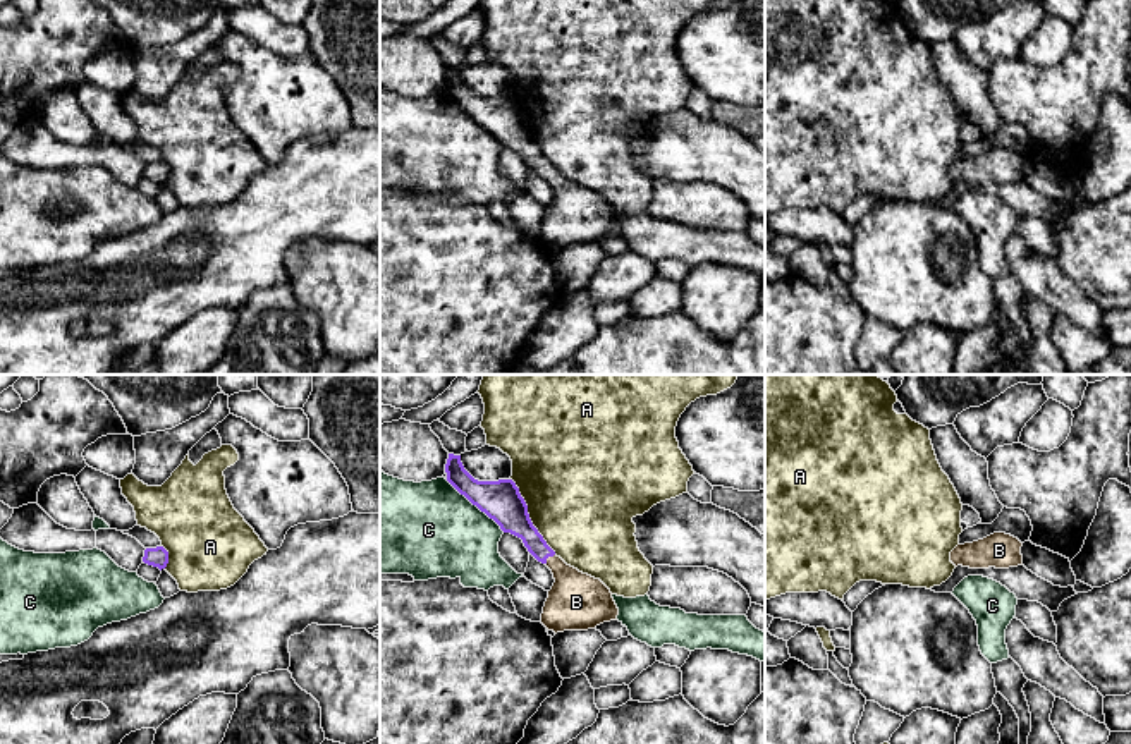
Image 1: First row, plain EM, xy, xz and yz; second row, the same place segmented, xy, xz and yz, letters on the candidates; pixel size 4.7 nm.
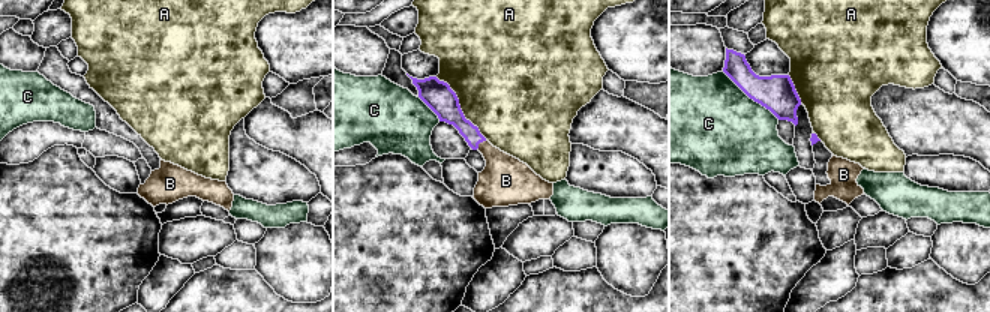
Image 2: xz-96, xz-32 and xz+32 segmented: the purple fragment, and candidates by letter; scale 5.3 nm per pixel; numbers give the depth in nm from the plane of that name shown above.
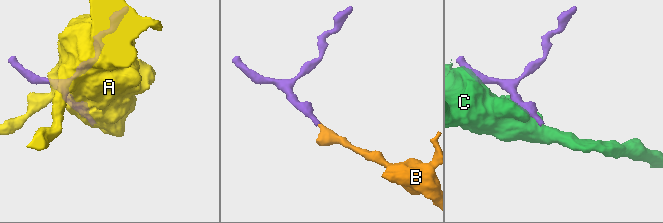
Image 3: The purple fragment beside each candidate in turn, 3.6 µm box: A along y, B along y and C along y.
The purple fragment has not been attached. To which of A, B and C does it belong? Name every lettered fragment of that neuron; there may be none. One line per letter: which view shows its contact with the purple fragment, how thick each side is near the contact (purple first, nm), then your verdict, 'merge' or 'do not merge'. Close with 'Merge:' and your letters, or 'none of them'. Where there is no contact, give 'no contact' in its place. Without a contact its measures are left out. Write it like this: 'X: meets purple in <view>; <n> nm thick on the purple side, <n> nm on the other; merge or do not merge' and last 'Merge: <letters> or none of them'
A: meets purple in xz; 190 nm thick on the purple side, 480 nm on the other; do not merge
B: meets purple in xz; 150 nm thick on the purple side, 280 nm on the other; merge
C: meets purple in xz; 190 nm thick on the purple side, 460 nm on the other; do not merge
Merge: B

